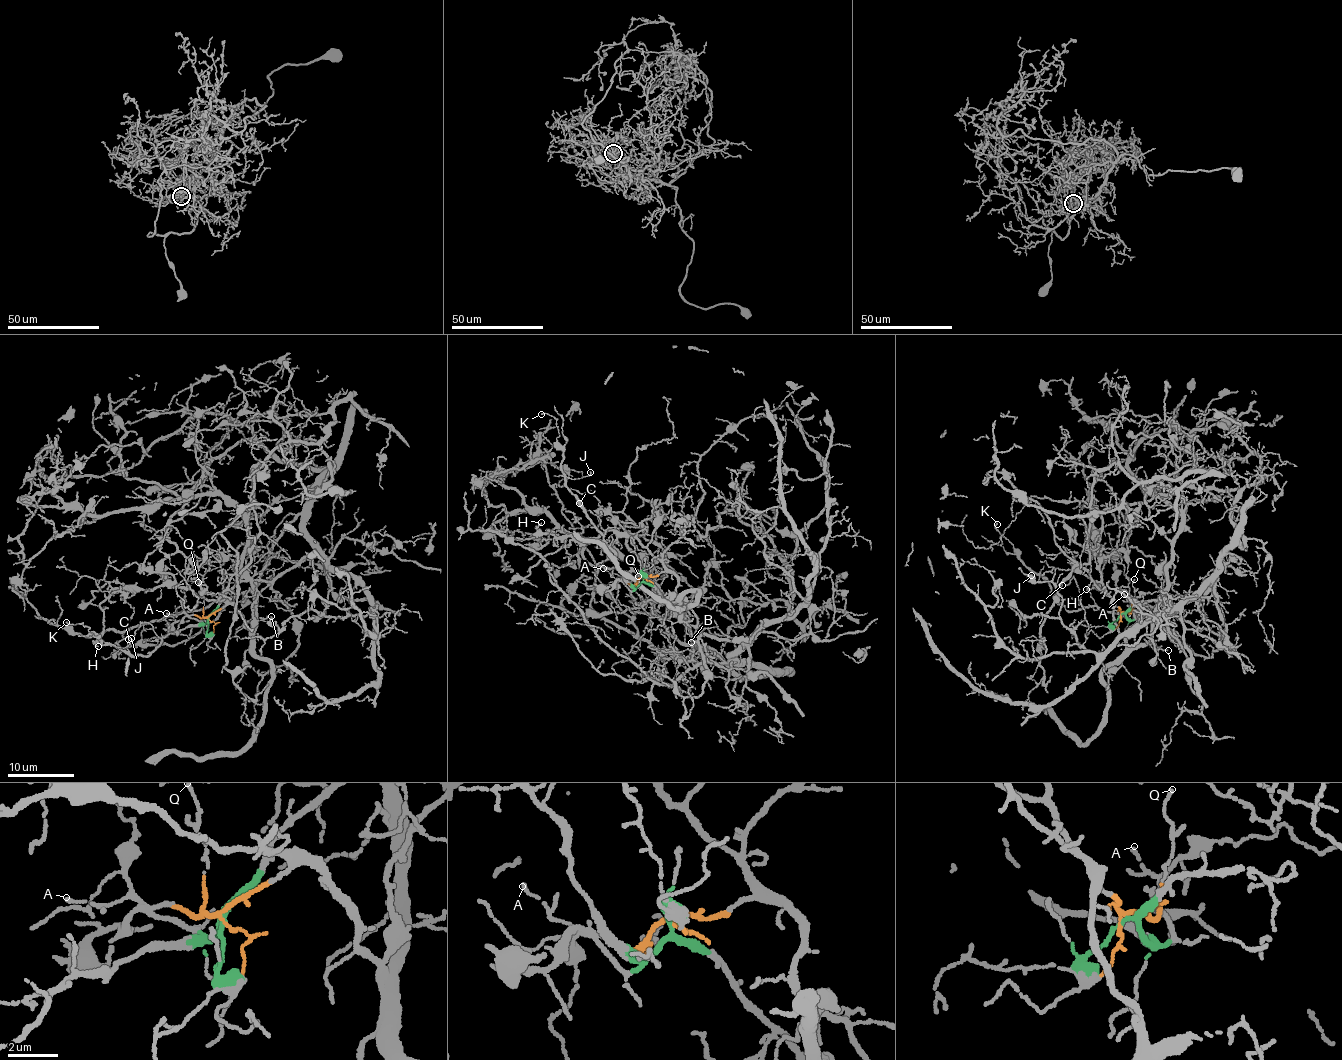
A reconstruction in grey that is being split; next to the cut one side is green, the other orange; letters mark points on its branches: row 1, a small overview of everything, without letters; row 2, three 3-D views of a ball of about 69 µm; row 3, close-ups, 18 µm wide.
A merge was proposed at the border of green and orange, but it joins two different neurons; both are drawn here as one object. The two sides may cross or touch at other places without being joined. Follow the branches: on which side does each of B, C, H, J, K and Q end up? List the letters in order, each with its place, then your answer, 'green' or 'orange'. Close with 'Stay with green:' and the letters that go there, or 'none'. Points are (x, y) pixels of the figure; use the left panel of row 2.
B: (271, 616) | orange
C: (128, 639) | green
H: (98, 646) | orange
J: (131, 638) | green
K: (66, 622) | green
Q: (198, 582) | orange
Stay with green: C, J, K

